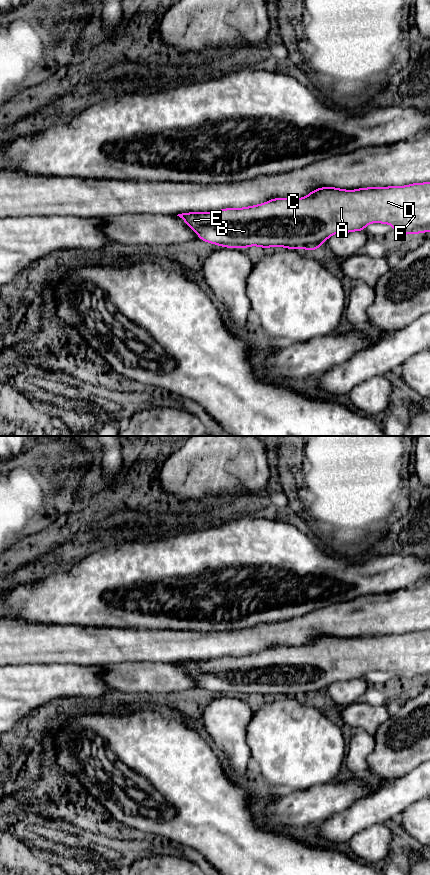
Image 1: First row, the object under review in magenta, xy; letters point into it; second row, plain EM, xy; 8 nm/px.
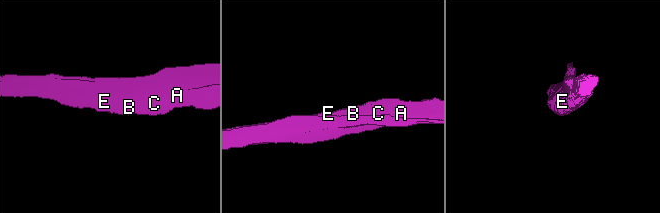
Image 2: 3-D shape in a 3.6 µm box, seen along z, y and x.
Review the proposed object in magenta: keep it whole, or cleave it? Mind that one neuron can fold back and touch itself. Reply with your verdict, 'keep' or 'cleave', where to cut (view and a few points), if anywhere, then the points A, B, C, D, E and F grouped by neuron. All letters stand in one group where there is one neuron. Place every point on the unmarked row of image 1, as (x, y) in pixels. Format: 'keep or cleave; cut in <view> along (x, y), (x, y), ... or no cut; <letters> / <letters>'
keep; no cut; A B C D E F

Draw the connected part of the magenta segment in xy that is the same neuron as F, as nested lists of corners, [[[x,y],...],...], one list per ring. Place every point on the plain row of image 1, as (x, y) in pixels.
[[[430,630],[356,638],[320,635],[303,646],[273,646],[249,655],[189,660],[177,664],[197,681],[199,687],[221,695],[318,698],[332,683],[364,679],[370,671],[392,673],[395,684],[430,680]]]

